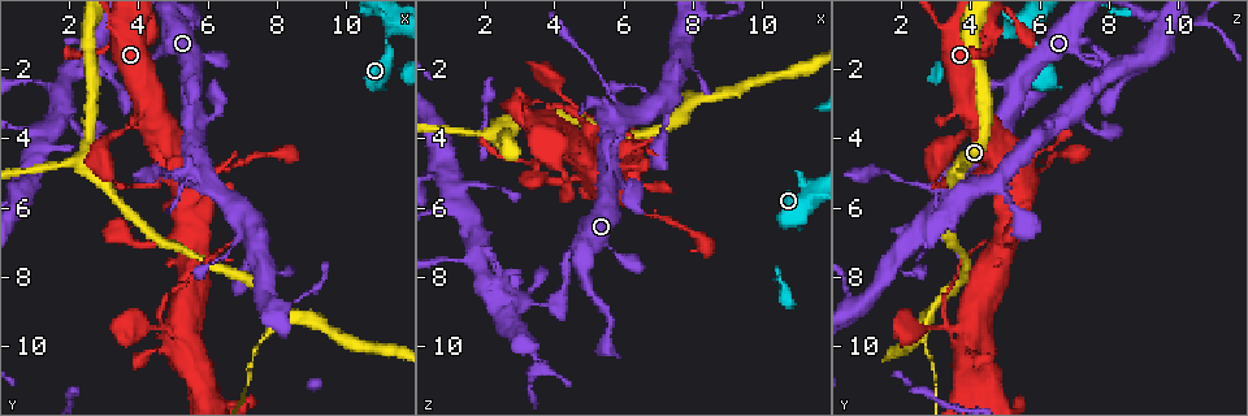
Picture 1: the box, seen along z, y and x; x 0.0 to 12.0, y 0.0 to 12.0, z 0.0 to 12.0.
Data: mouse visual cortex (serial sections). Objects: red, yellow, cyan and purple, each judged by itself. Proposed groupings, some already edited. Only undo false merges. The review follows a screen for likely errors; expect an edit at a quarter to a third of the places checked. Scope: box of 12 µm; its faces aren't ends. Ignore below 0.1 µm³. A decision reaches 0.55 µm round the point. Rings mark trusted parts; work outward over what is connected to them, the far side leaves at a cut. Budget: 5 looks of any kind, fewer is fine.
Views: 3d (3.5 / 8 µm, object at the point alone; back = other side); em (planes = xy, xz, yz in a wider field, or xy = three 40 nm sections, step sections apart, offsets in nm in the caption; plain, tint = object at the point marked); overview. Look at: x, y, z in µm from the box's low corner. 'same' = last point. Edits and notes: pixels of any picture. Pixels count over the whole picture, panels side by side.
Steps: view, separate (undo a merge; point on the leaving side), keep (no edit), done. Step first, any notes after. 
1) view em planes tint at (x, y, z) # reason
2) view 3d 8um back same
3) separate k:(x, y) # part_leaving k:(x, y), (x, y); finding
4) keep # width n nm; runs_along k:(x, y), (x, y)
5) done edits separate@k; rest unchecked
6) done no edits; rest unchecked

view 3d 3.5um at (4.9, 9.5, 3.7) # sudden change in width

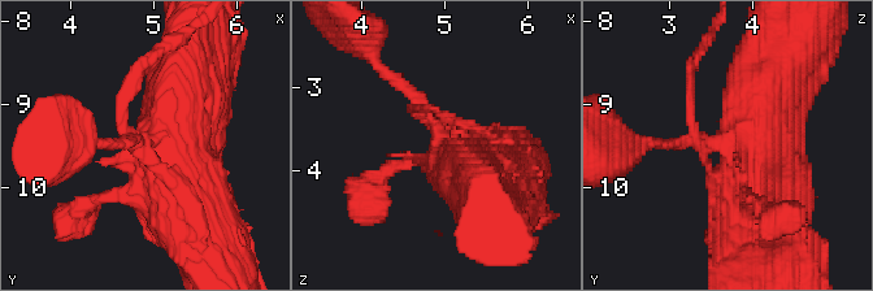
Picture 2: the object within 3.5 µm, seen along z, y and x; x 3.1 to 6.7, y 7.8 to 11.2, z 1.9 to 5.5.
view em xy step 1 tint at (4.95, 9.50, 3.75)

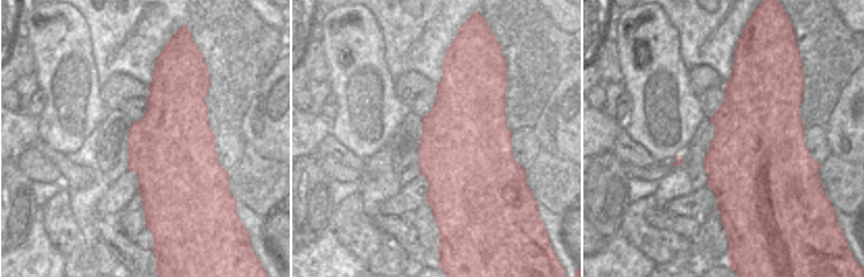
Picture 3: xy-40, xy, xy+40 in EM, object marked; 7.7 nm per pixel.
keep # runs_along 2:(777, 68), (758, 95), (754, 231); one cell here

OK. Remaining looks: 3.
view 3d 3.5um at (8.2, 9.1, 2.8) # branch point

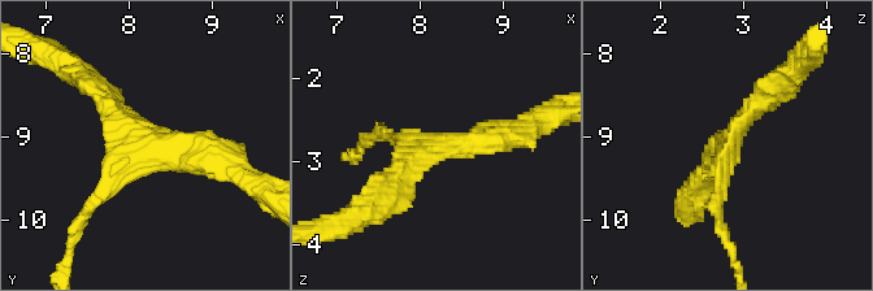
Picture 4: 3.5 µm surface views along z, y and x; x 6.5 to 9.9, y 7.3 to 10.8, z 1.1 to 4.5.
view em xy step 3 tint at (8.20, 9.10, 2.85) # arms 3; arm_widths 150, 250, 300 nm

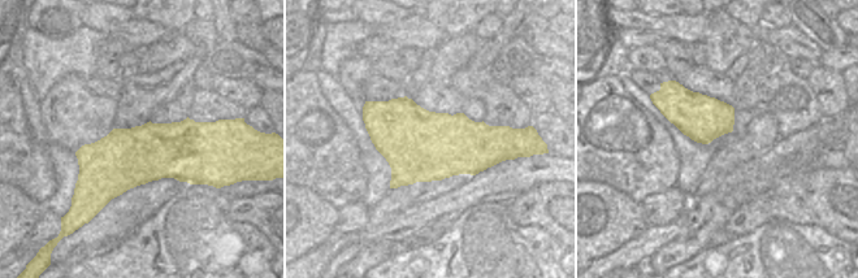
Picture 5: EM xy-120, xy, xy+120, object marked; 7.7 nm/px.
view em xy step 1 tint same

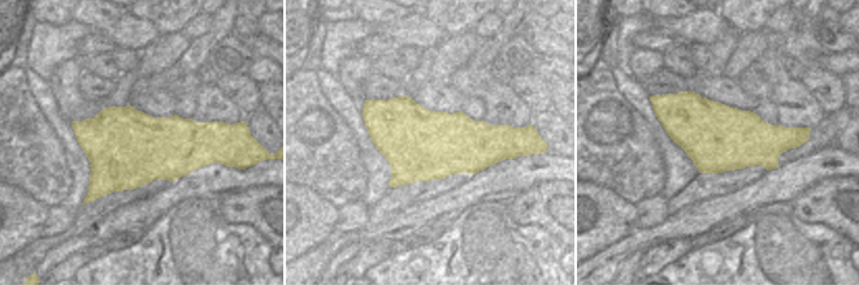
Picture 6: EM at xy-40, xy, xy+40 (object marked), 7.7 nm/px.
keep # width 550 nm; runs_along 4:(100, 88), (143, 144), (224, 165); continuous, no second cell

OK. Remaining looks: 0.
done no edits; rest unchecked

